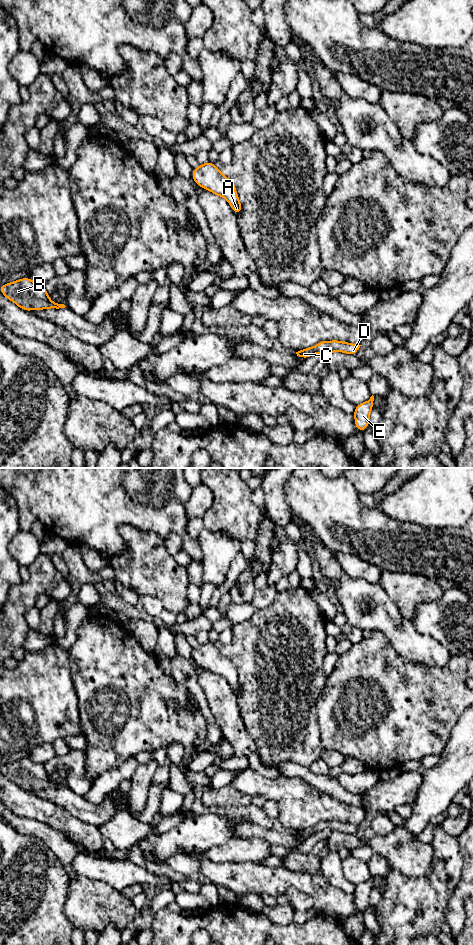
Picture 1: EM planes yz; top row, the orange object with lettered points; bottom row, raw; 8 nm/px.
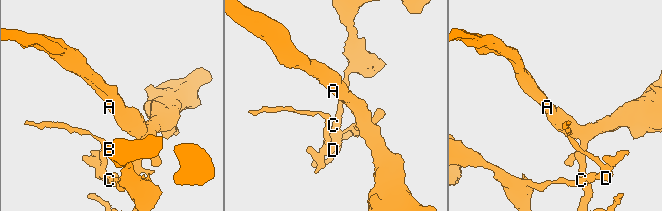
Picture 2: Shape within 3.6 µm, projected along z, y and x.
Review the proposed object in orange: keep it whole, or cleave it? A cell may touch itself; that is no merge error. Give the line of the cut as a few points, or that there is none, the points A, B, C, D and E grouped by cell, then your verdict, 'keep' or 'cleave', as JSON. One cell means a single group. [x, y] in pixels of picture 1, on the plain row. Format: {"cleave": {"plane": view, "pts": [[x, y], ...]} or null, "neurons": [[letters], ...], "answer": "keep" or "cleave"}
{"cleave": {"plane": "yz", "pts": [[331, 830], [326, 828], [312, 834]]}, "neurons": [["A", "E"], ["B", "C", "D"]], "answer": "cleave"}

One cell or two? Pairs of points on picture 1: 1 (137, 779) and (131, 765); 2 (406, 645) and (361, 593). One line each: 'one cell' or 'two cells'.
1: two cells
2: one cell

